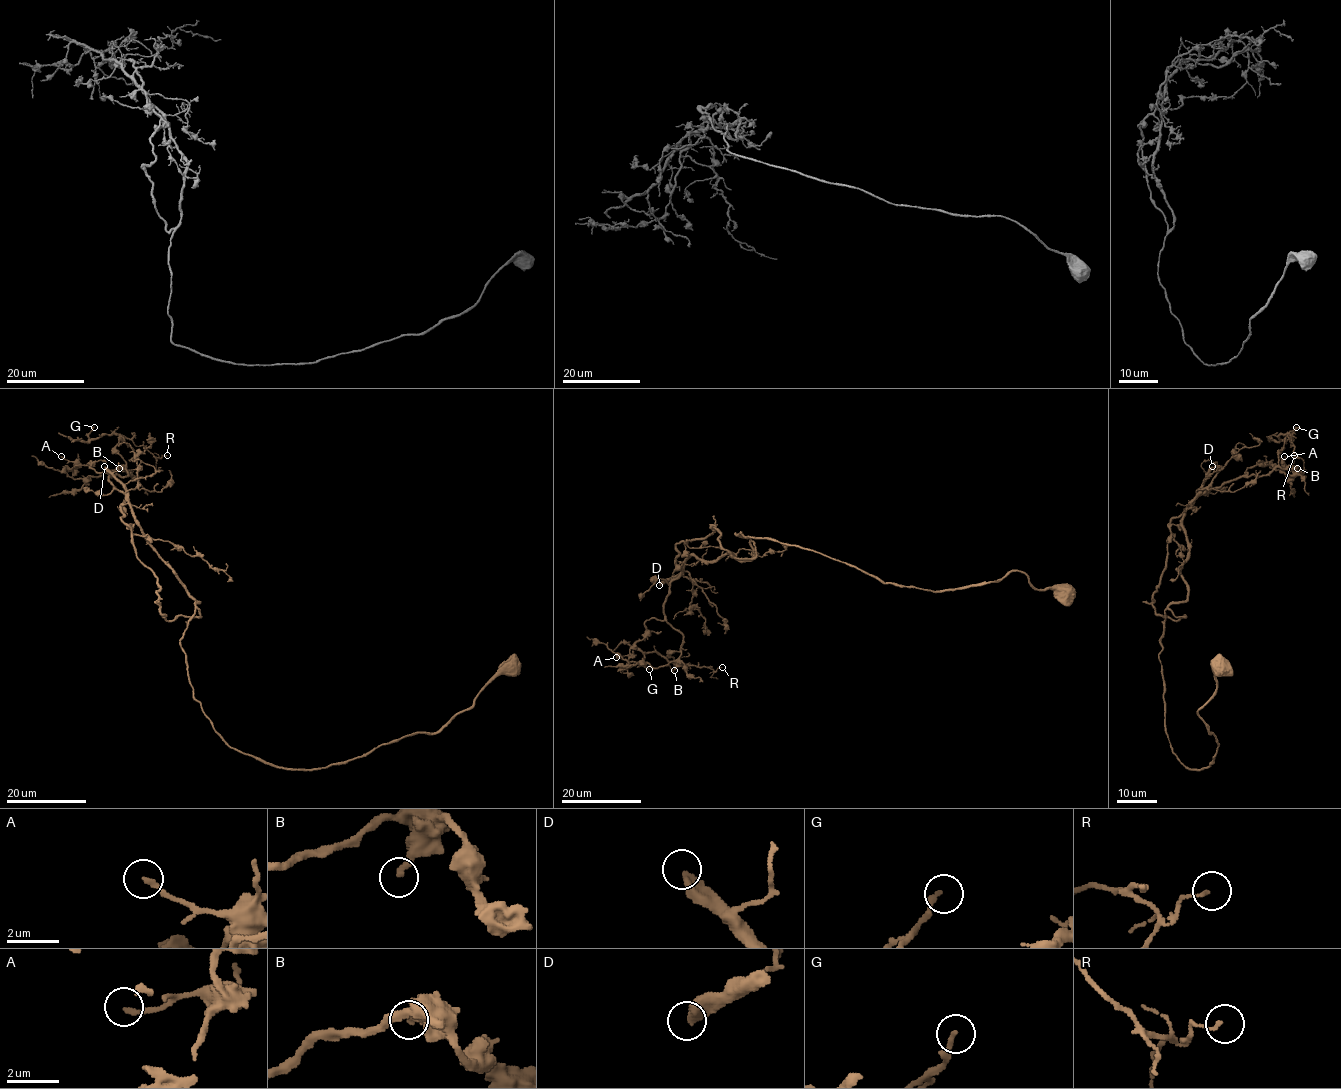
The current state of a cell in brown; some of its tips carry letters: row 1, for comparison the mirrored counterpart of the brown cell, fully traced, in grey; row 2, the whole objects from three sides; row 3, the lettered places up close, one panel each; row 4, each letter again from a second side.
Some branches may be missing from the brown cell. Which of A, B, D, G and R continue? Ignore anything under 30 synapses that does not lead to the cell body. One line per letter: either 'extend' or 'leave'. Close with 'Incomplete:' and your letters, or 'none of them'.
A: leave
B: leave
D: extend
G: leave
R: leave
Incomplete: D

